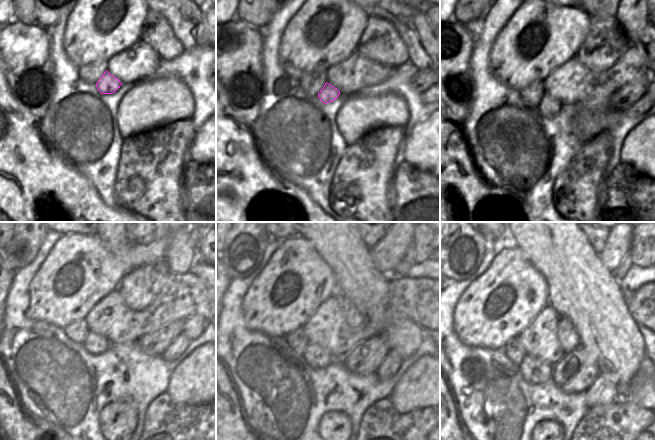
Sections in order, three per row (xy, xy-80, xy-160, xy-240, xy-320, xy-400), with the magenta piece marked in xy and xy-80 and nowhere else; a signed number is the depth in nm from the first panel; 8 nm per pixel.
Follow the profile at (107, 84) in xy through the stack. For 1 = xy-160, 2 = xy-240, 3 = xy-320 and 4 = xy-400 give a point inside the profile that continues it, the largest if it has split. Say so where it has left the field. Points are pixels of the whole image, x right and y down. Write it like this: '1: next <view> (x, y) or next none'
1: next xy-160 (548, 107)
2: next xy-240 (94, 343)
3: next xy-320 (314, 355)
4: next xy-400 (533, 370)

